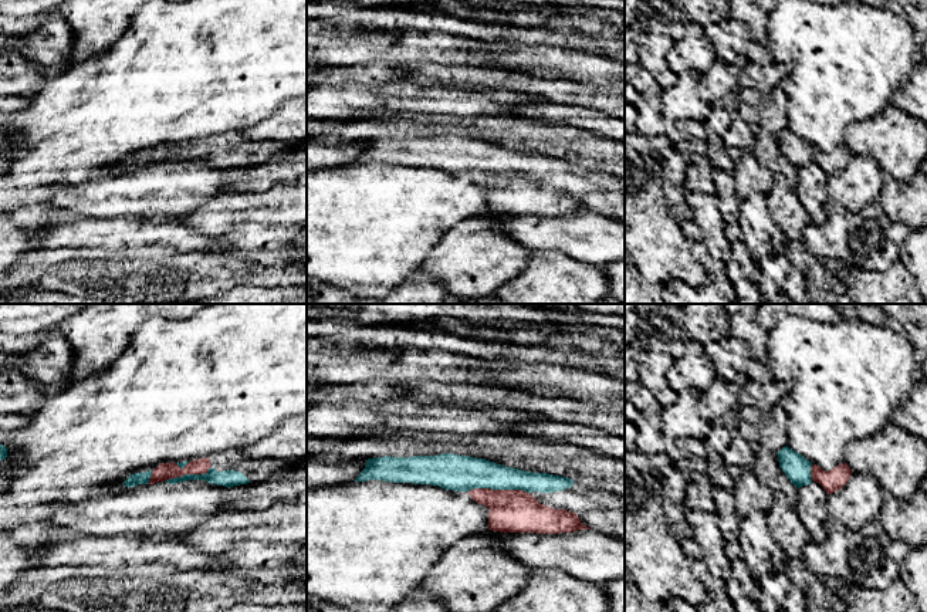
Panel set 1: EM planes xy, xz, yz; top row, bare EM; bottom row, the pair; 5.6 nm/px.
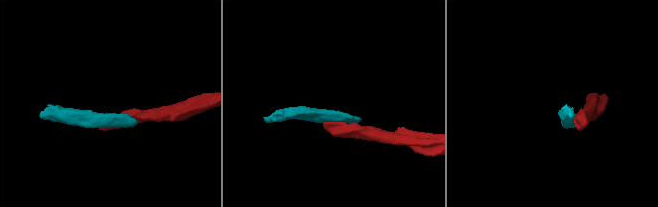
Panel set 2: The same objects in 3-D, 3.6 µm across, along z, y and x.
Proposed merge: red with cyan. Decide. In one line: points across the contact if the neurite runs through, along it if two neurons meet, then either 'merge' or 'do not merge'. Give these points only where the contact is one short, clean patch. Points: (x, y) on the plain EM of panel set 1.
runs through xz (510, 192), (510, 183), (498, 172), (477, 158), (459, 155); merge

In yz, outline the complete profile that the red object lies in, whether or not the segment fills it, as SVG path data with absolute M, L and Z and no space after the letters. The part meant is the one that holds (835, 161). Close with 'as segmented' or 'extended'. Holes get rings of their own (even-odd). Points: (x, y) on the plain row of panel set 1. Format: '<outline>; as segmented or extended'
M788 128L782 129L777 136L779 149L789 160L789 163L798 170L816 163L828 176L832 176L842 170L852 156L852 152L846 145L842 145L832 152L825 153Z; extended

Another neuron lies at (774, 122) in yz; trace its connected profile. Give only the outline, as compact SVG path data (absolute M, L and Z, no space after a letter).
M775 82L772 89L762 95L758 129L778 135L788 128L788 101L785 91Z

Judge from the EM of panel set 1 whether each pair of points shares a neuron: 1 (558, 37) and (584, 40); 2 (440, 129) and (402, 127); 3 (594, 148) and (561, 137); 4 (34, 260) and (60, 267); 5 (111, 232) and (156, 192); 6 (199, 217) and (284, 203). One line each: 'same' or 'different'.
1: same
2: same
3: same
4: same
5: different
6: same

